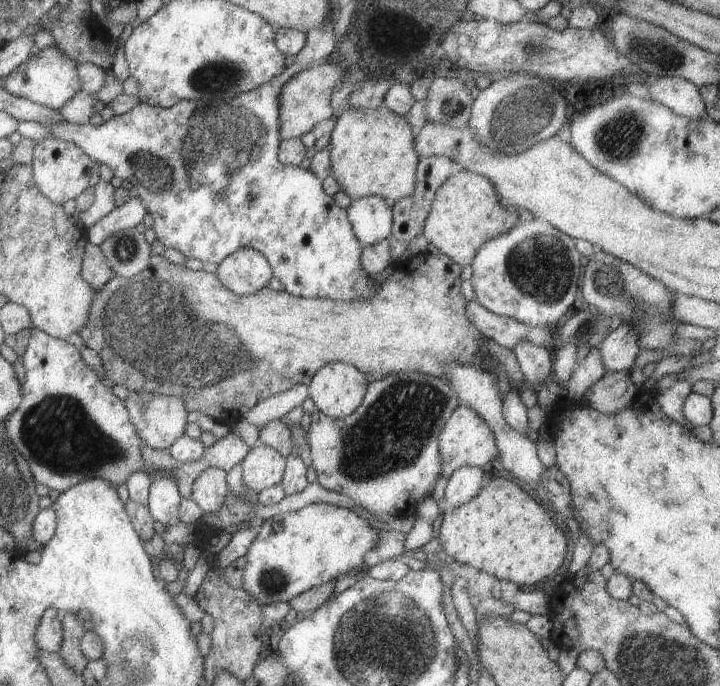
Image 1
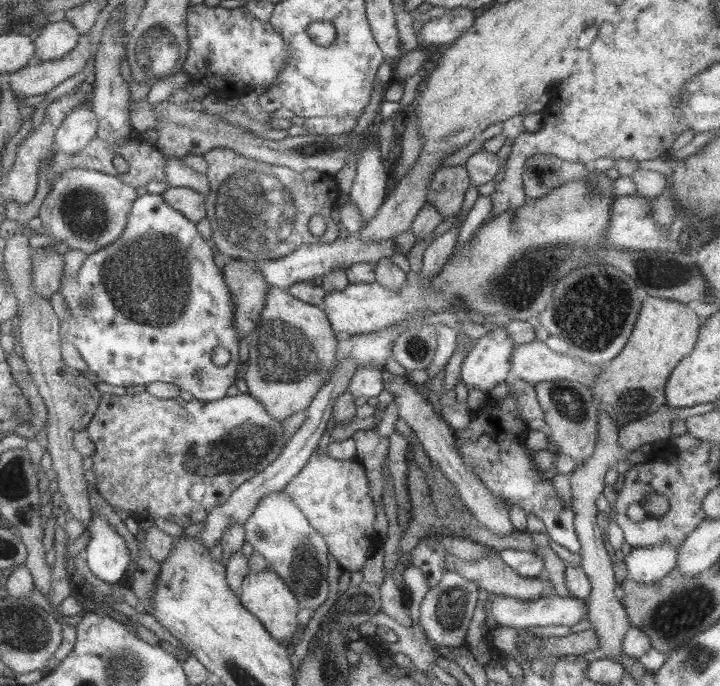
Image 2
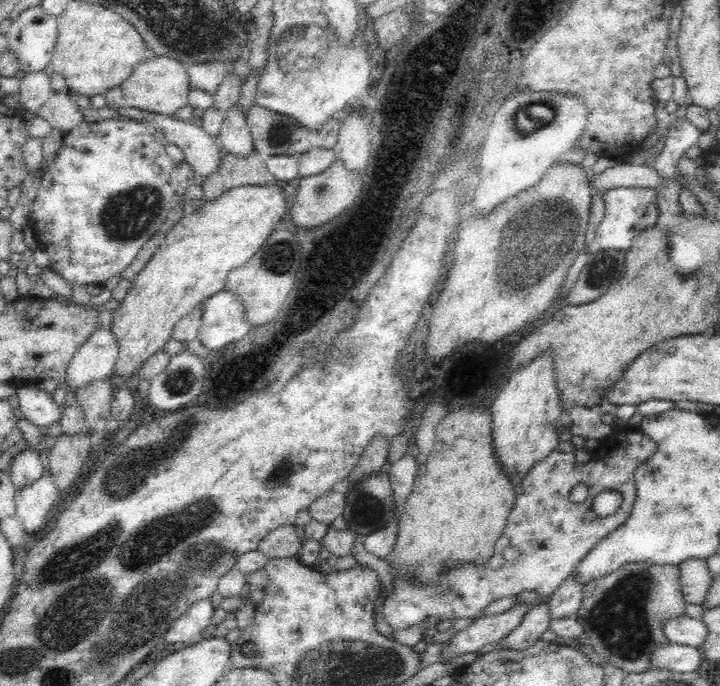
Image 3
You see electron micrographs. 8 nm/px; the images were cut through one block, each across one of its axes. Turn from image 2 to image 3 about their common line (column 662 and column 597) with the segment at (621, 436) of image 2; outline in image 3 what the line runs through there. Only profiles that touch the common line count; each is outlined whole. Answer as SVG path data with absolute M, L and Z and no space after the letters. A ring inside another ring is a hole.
M576 404L565 413L570 423L572 434L582 436L583 438L606 438L614 431L614 427L604 424L601 419L599 405L580 406Z

